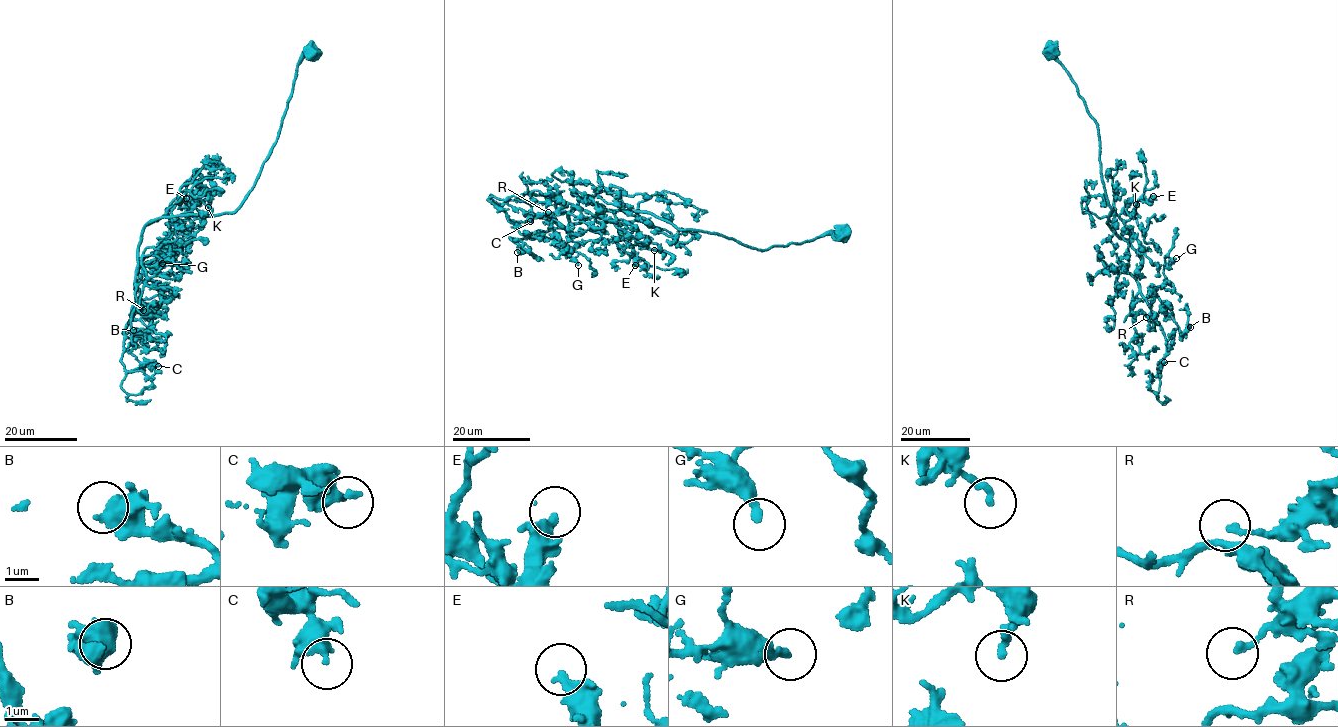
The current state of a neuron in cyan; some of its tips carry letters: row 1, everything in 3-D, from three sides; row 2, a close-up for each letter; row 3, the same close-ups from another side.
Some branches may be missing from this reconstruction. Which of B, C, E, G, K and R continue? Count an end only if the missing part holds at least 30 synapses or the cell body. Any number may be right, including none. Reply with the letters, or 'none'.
none

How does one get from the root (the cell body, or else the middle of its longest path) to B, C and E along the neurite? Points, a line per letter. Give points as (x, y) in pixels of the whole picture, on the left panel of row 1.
B: (311, 51), (271, 154), (237, 209), (146, 223), (140, 304), (125, 333), (144, 336), (133, 330)
C: (311, 51), (301, 57), (271, 154), (237, 209), (146, 223), (121, 360), (128, 371), (158, 366)
E: (311, 51), (301, 57), (271, 154), (237, 209), (173, 216), (178, 203), (166, 209), (178, 196), (186, 198)

